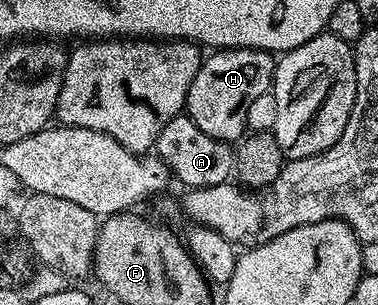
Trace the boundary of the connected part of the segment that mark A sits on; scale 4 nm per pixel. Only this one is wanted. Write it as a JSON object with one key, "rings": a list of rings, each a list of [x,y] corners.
{"rings":[[[185,115],[173,117],[164,123],[164,131],[160,131],[154,149],[170,169],[173,180],[179,181],[186,189],[227,184],[236,169],[236,153],[231,142],[204,135],[204,131],[200,131],[200,127],[196,127],[196,123],[192,123],[192,119]]]}

